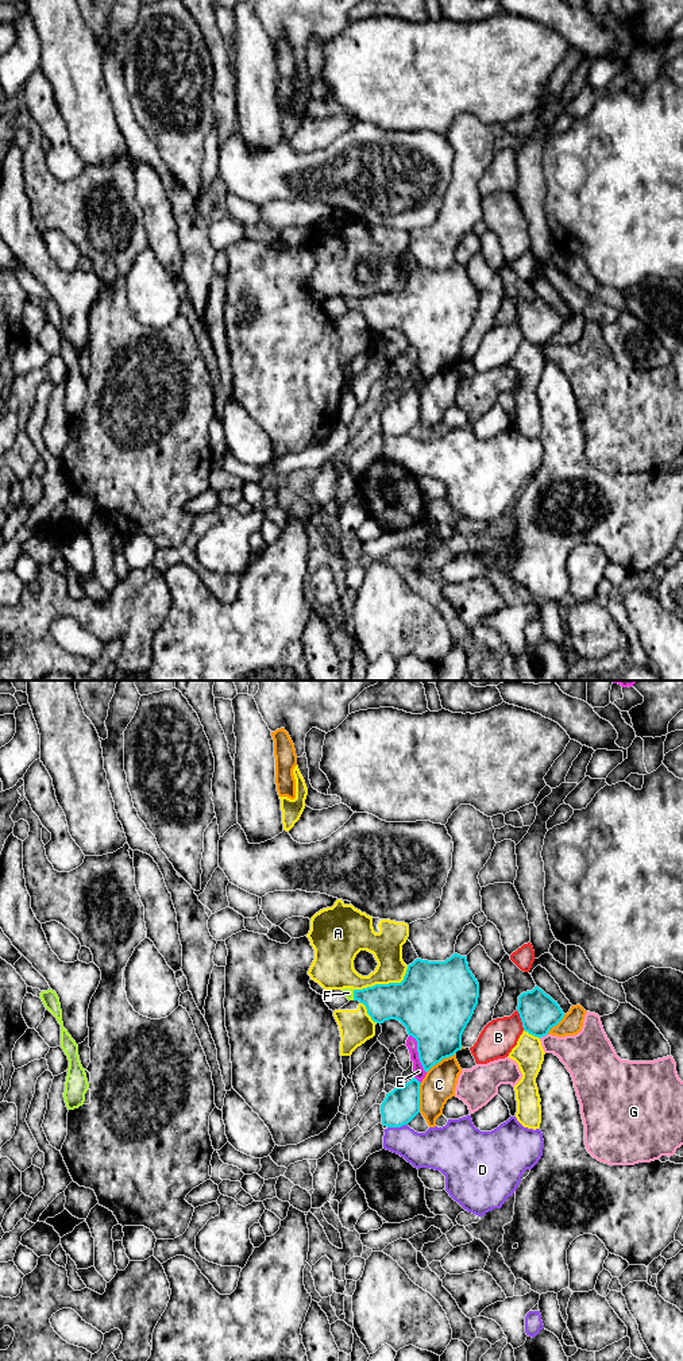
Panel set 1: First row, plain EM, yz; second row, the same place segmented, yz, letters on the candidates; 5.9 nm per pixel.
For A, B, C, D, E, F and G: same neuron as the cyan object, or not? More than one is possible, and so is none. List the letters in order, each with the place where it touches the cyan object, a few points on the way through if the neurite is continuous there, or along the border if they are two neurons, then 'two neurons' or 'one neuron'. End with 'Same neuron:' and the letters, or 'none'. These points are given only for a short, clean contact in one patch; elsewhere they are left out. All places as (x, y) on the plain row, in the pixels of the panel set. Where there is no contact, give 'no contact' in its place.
A: contact yz (385, 293); two neurons
B: contact yz (521, 328); two neurons
C: contact yz (440, 369); two neurons
D: contact yz (397, 435); two neurons
E: contact yz (419, 362); two neurons
F: contact yz (354, 304); way yz (394, 309), (354, 304), (348, 301); one neuron
G: contact yz (543, 344); two neurons
Same neuron: F

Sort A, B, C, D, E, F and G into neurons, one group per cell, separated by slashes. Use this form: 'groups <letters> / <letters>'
groups A / B / C / D / E / F / G

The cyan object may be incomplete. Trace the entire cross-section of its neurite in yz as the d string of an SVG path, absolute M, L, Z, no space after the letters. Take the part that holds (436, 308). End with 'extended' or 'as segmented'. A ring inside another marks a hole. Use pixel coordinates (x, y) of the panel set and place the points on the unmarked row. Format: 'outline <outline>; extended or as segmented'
outline M454 262L445 270L416 267L408 274L401 292L375 293L363 298L342 298L348 309L359 309L377 332L400 329L417 350L420 371L425 381L462 358L462 343L479 306L479 292L468 277L467 266Z; extended

